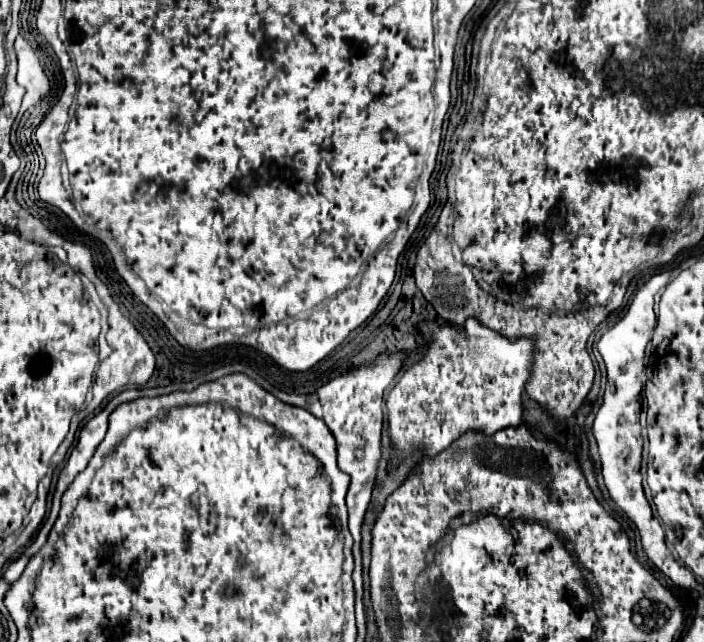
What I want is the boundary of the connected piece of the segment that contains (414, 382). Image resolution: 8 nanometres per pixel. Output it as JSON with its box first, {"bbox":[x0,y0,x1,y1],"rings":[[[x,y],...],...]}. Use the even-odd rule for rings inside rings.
{"bbox":[385,319,533,467],"rings":[[[467,319],[465,327],[439,327],[437,323],[423,321],[421,331],[431,337],[429,351],[425,353],[423,361],[411,365],[401,375],[385,400],[389,413],[387,432],[393,441],[391,465],[395,467],[417,447],[423,447],[423,457],[441,453],[469,429],[479,429],[487,435],[493,435],[495,431],[501,431],[505,427],[519,427],[523,423],[521,393],[529,379],[529,367],[533,365],[533,339],[509,341],[497,331],[481,325],[477,319]]]}

